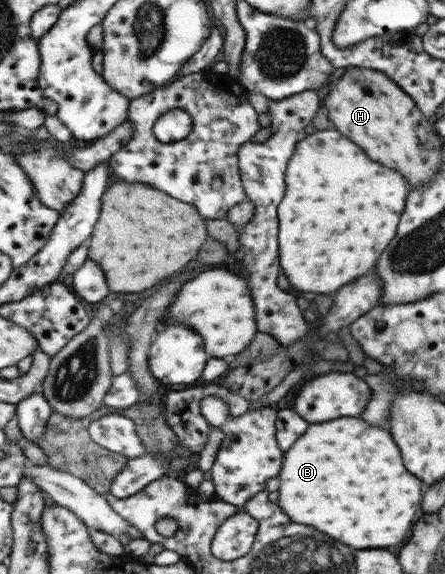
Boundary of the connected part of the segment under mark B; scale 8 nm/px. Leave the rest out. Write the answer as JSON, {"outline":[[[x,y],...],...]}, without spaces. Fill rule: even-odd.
{"outline":[[[332,419],[328,423],[316,423],[316,425],[308,427],[308,435],[304,435],[304,439],[300,439],[300,443],[296,443],[296,447],[292,447],[292,451],[288,451],[288,459],[284,459],[284,475],[280,475],[280,487],[278,487],[276,503],[280,503],[280,509],[290,519],[296,519],[296,523],[316,527],[316,531],[320,531],[324,535],[332,535],[332,539],[336,539],[336,541],[340,541],[352,549],[384,549],[384,547],[398,545],[406,537],[406,533],[408,533],[408,529],[416,517],[416,511],[420,511],[420,499],[422,499],[420,481],[402,467],[398,447],[394,445],[394,441],[390,439],[390,435],[384,429],[368,425],[362,419]]]}

